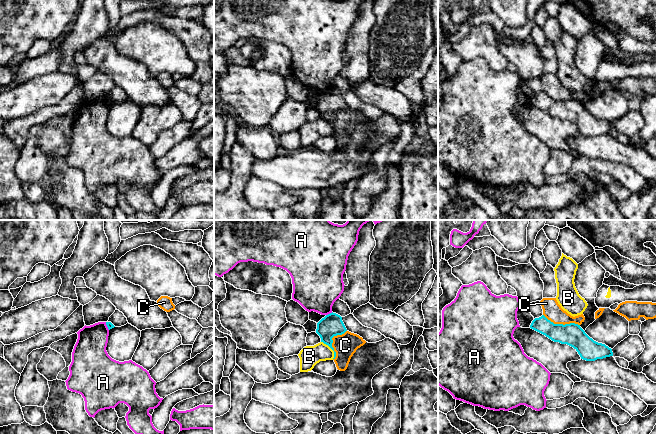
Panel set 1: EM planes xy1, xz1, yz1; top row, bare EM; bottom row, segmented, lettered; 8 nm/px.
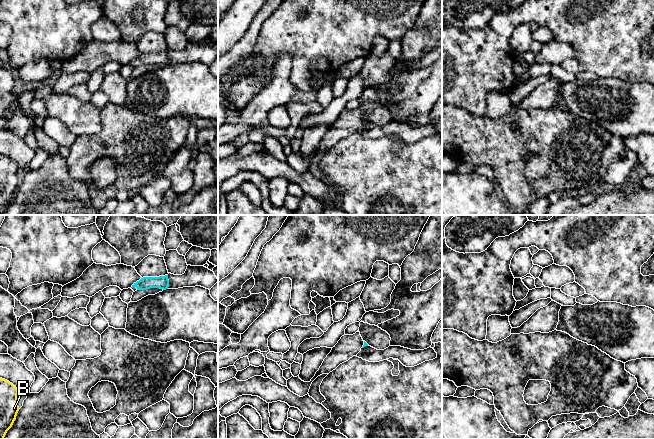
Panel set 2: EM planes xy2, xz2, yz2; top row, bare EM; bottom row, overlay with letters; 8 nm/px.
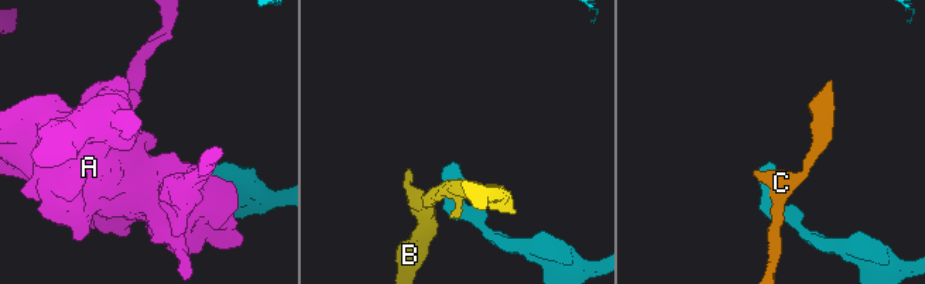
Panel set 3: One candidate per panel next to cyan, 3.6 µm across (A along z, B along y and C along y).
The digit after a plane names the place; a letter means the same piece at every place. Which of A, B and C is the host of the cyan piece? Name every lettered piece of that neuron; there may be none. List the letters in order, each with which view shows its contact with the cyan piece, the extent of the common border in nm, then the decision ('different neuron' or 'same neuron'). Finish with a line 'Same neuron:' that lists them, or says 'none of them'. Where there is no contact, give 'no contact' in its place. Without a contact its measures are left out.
A: xz1 | 60 nm | different neuron
B: xz1 | 170 nm | different neuron
C: xz1 | 260 nm | different neuron
Same neuron: none of them

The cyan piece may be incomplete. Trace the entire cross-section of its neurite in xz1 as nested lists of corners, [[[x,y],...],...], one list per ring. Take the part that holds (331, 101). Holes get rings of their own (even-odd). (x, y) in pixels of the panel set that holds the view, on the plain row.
[[[330,89],[317,99],[316,109],[320,112],[321,118],[328,121],[333,127],[332,114],[342,111],[347,107],[342,93],[336,89]]]

